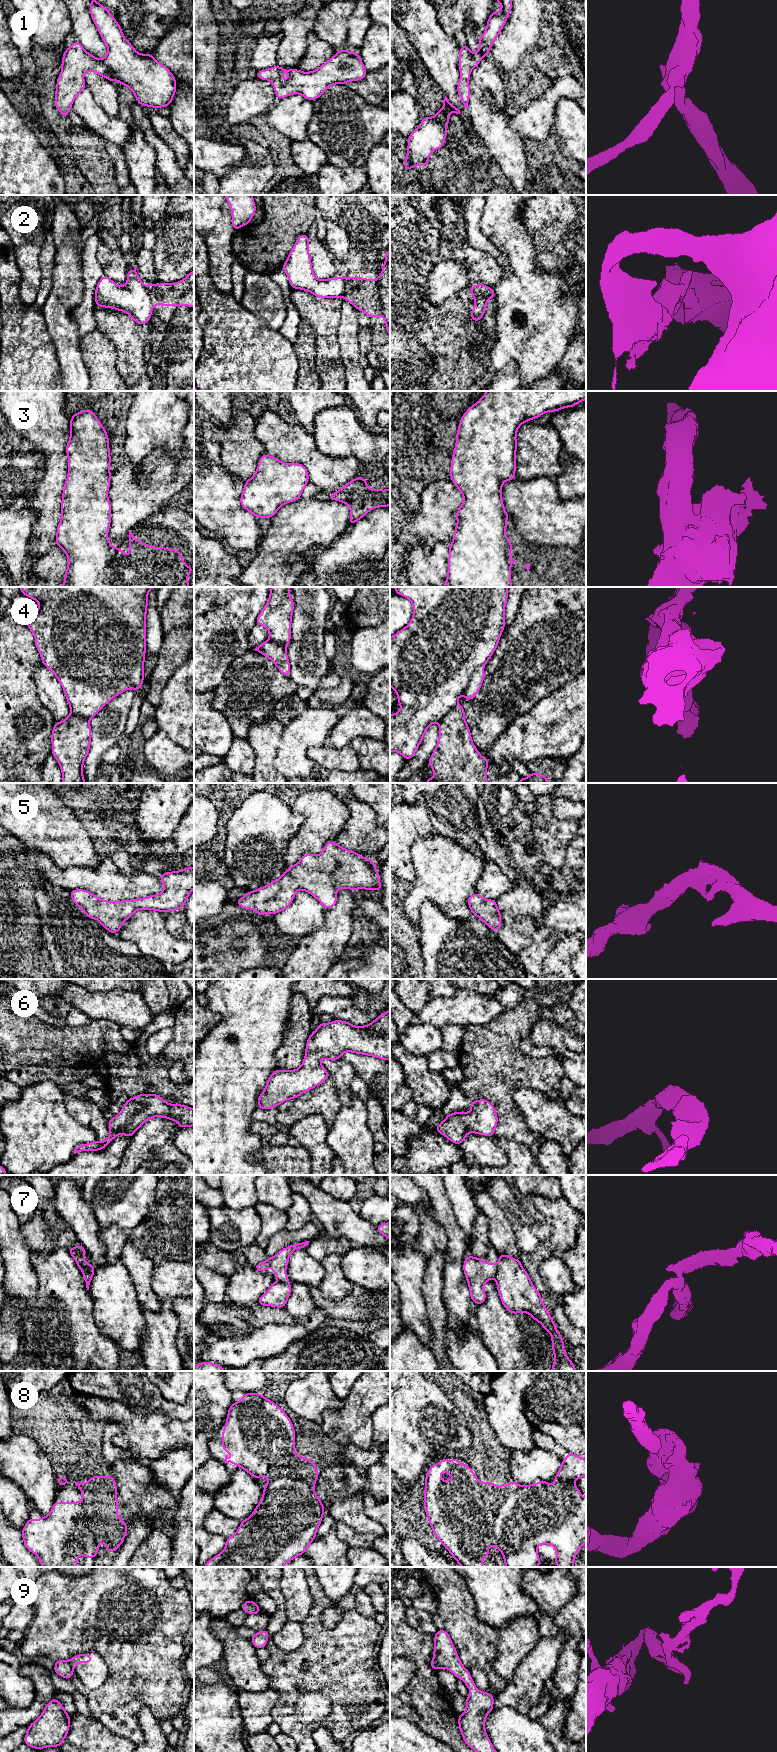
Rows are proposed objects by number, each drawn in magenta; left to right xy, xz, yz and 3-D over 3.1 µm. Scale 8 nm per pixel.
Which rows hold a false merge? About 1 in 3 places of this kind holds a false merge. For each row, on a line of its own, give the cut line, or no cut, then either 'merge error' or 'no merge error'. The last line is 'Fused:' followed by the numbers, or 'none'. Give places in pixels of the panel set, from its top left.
1: no cut; no merge error
2: cut in xz along (342, 277), (344, 281), (343, 296); merge error
3: no cut; no merge error
4: cut in yz along (482, 668), (473, 673), (468, 686), (462, 693); merge error
5: no cut; no merge error
6: no cut; no merge error
7: cut in yz along (497, 1265), (497, 1270), (493, 1277); merge error
8: cut in yz along (479, 1482), (483, 1492), (486, 1533), (493, 1538), (495, 1546); merge error
9: no cut; no merge error
Fused: 2, 4, 7, 8

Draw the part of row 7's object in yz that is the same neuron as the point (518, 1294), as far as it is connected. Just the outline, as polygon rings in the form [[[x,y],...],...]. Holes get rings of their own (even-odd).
[[[499,1254],[494,1277],[504,1307],[512,1314],[525,1312],[551,1334],[552,1351],[555,1355],[551,1371],[577,1371],[564,1352],[564,1341],[552,1316],[542,1302],[541,1293],[534,1287],[521,1260]]]

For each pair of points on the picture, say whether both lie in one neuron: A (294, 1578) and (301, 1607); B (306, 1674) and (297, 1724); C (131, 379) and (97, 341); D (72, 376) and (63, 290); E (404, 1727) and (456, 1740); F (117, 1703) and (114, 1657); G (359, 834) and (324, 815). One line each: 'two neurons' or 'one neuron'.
A: one neuron
B: one neuron
C: two neurons
D: one neuron
E: two neurons
F: one neuron
G: two neurons

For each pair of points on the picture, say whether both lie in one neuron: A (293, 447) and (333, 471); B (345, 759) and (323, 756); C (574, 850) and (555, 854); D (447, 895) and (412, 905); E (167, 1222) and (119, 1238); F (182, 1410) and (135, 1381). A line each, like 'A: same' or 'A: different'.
A: same
B: same
C: different
D: same
E: same
F: same

